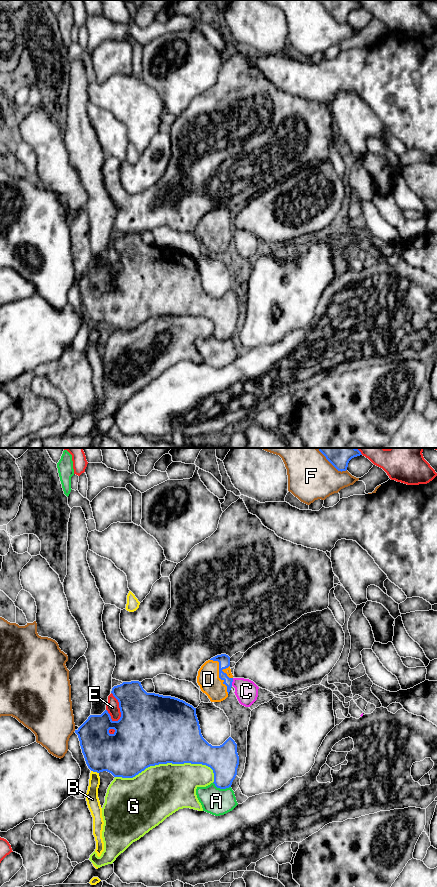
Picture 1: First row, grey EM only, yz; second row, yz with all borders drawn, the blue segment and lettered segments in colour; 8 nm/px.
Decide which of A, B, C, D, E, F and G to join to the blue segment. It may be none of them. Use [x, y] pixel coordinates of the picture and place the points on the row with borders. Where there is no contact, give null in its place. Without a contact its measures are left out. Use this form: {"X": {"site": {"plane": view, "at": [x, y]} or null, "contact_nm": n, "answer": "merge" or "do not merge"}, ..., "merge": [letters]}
{"A": {"site": {"plane": "yz", "at": [221, 788]}, "contact_nm": 150, "answer": "do not merge"}, "B": {"site": {"plane": "yz", "at": [95, 771]}, "contact_nm": 70, "answer": "do not merge"}, "C": {"site": {"plane": "yz", "at": [232, 681]}, "contact_nm": 70, "answer": "do not merge"}, "D": {"site": {"plane": "yz", "at": [219, 674]}, "contact_nm": 320, "answer": "merge"}, "E": {"site": {"plane": "yz", "at": [119, 707]}, "contact_nm": 240, "answer": "do not merge"}, "F": {"site": {"plane": "yz", "at": [331, 463]}, "contact_nm": 300, "answer": "do not merge"}, "G": {"site": {"plane": "yz", "at": [165, 763]}, "contact_nm": 800, "answer": "do not merge"}, "merge": ["D"]}

